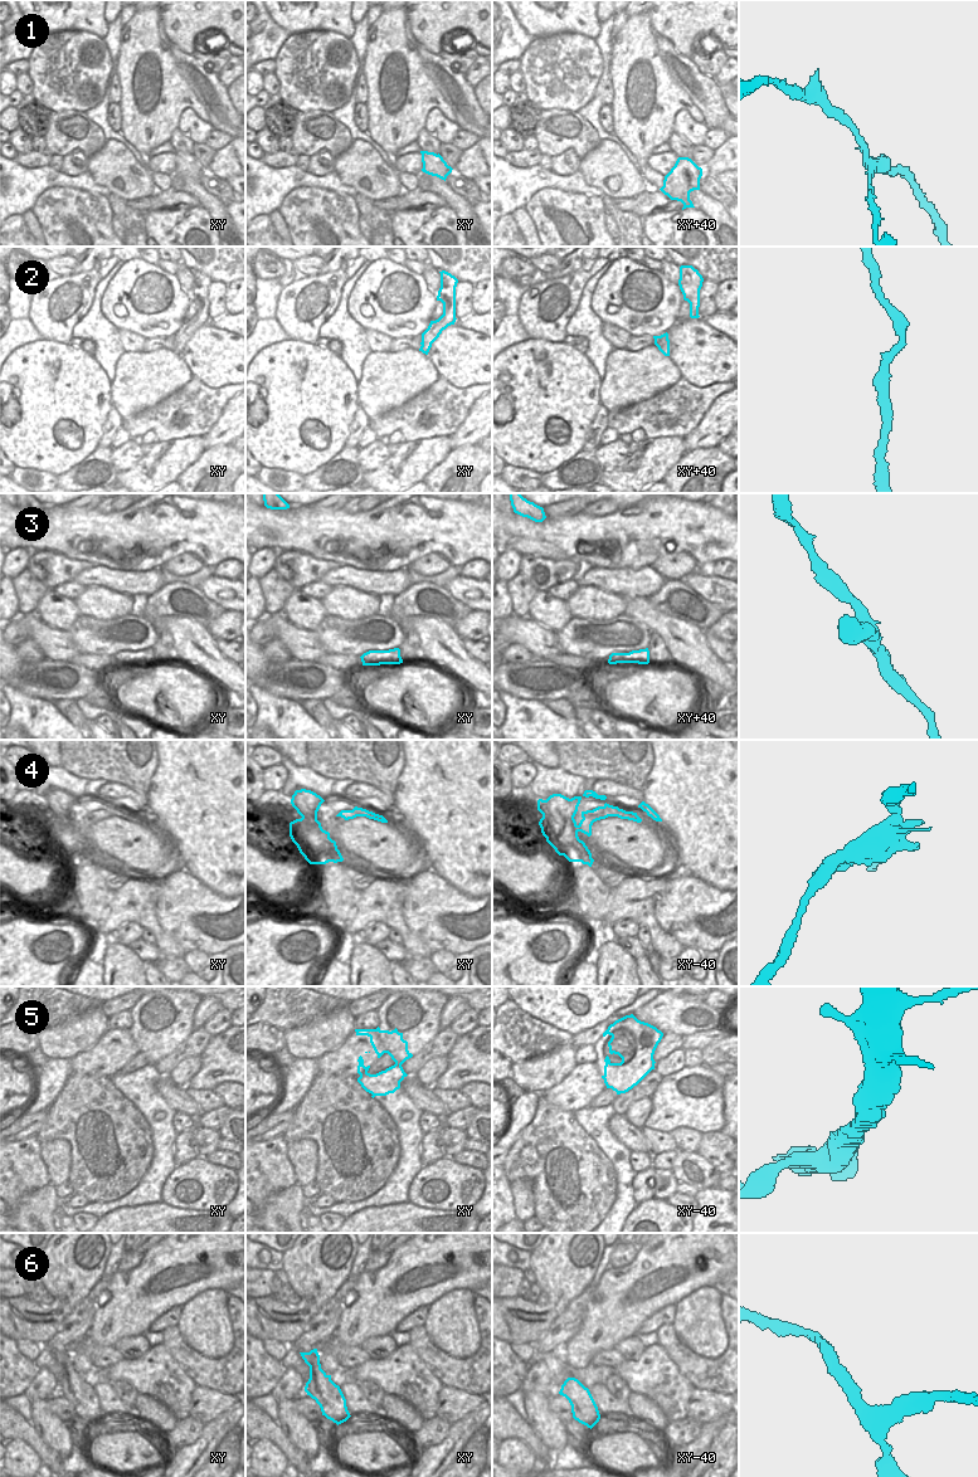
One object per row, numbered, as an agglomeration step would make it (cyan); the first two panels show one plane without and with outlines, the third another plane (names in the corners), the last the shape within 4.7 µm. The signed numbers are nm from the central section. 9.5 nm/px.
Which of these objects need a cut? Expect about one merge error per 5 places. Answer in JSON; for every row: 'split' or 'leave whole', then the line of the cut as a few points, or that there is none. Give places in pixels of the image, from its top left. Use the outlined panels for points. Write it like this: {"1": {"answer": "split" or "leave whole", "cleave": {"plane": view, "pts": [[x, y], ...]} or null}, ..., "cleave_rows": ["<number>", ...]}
{"1": {"answer": "leave whole", "cleave": null}, "2": {"answer": "leave whole", "cleave": null}, "3": {"answer": "leave whole", "cleave": null}, "4": {"answer": "split", "cleave": {"plane": "xy-40", "pts": [[578, 803], [564, 812], [565, 827], [559, 833], [543, 833]]}}, "5": {"answer": "leave whole", "cleave": null}, "6": {"answer": "leave whole", "cleave": null}, "cleave_rows": ["4"]}

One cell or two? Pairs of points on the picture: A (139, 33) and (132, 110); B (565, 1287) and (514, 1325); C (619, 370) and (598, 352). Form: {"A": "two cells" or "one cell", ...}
{"A": "one cell", "B": "one cell", "C": "two cells"}

